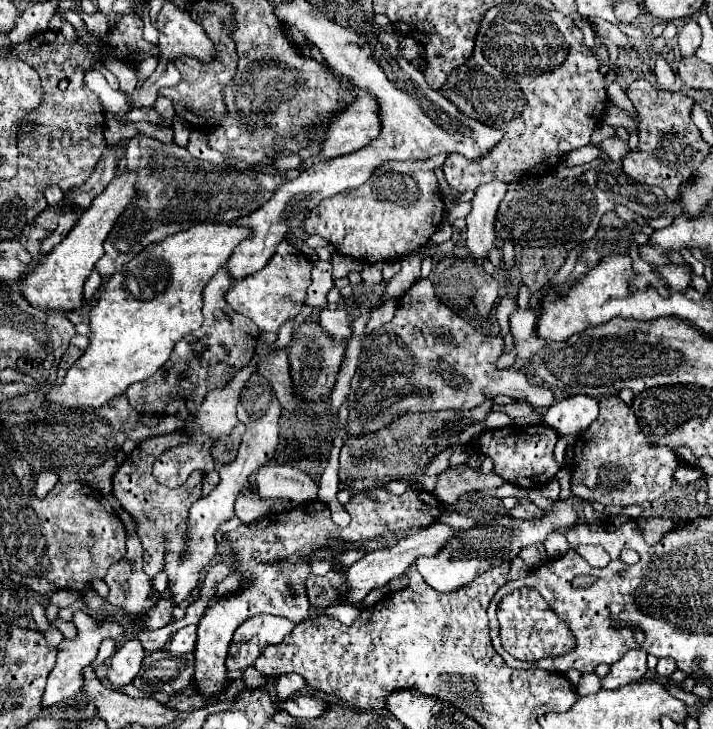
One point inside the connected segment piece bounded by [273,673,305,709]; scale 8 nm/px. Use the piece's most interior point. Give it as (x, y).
(285, 685)

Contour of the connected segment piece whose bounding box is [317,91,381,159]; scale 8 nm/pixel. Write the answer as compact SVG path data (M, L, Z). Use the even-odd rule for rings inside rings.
M361 93L341 115L335 115L329 127L329 135L321 147L317 159L333 159L347 153L355 153L367 147L381 133L379 103L373 95Z

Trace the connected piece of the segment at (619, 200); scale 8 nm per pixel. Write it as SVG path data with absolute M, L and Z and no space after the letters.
M613 161L593 167L579 179L555 179L549 175L541 177L531 189L507 191L499 207L499 237L531 247L589 241L599 227L601 215L615 209L615 205L625 205L645 219L655 219L665 213L667 195L661 187L639 185Z

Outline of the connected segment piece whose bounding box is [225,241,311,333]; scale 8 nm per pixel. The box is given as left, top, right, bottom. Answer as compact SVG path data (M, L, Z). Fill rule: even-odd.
M283 241L271 261L257 273L233 283L233 287L227 291L225 301L241 315L249 317L261 331L277 333L279 327L287 321L293 319L301 313L303 301L305 301L305 291L311 285L311 263L293 253L293 247Z

